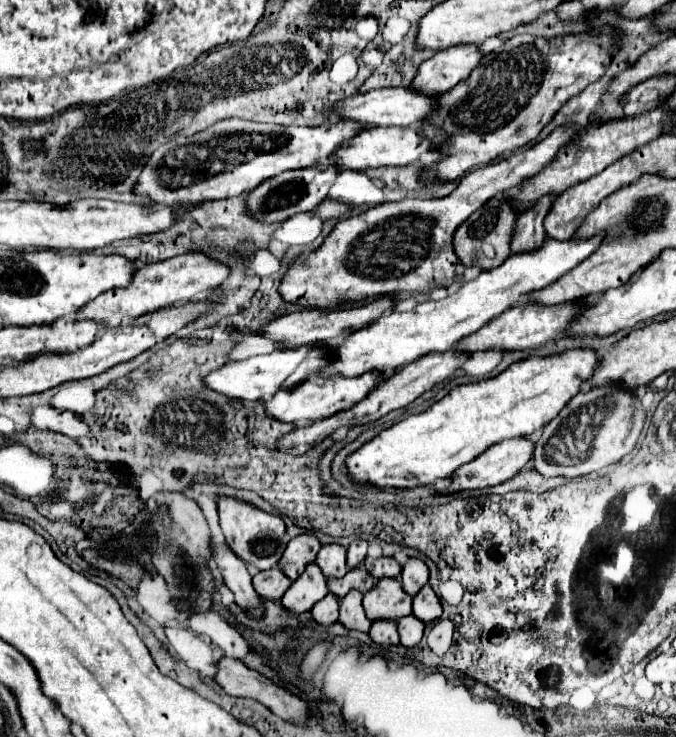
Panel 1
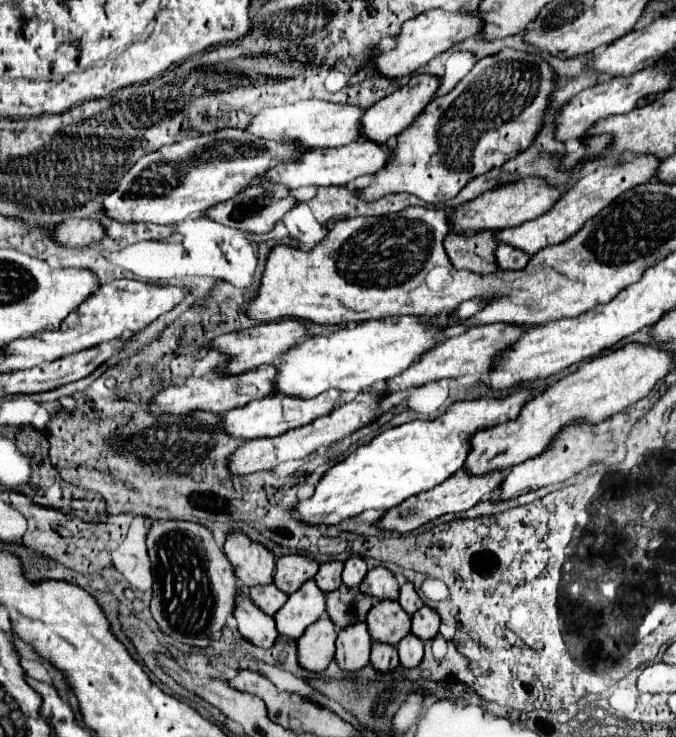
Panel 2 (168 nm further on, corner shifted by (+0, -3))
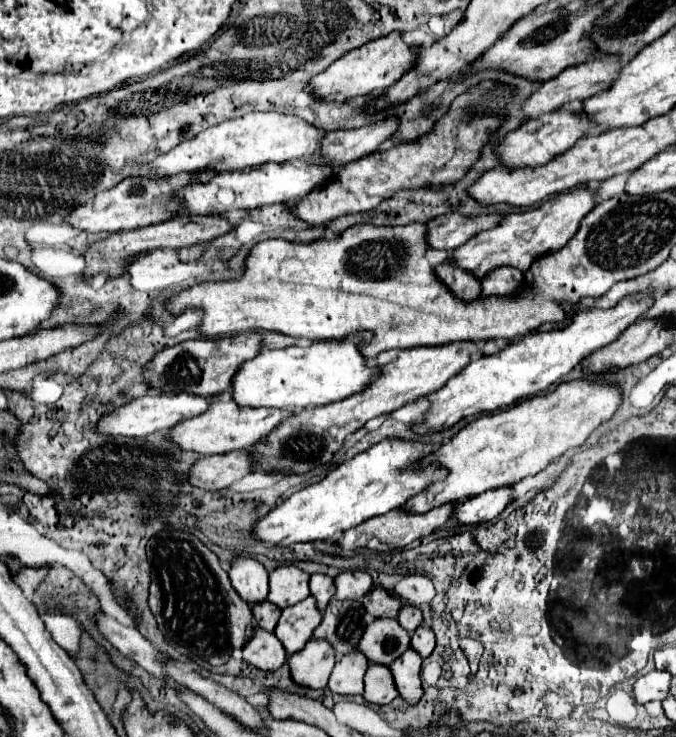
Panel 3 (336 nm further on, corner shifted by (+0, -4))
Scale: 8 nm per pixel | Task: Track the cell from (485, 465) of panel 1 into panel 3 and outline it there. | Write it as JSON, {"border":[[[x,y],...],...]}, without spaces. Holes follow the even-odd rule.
{"border":[[[455,504],[437,506],[437,508],[431,508],[429,512],[423,512],[423,514],[415,514],[415,512],[409,512],[409,510],[405,510],[405,508],[397,508],[397,510],[391,510],[391,512],[387,512],[387,514],[369,518],[367,522],[363,522],[363,524],[359,524],[359,526],[347,530],[347,532],[337,540],[337,544],[343,546],[345,550],[369,548],[369,550],[377,550],[377,552],[387,552],[387,550],[405,548],[405,546],[411,544],[413,540],[421,540],[421,538],[429,536],[433,530],[443,528],[443,524],[447,524],[447,520],[451,518],[453,512],[455,512]]]}

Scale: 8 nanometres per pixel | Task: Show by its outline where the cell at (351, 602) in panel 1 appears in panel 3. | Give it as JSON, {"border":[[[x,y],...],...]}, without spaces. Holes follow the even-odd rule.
{"border":[[[355,646],[351,652],[343,654],[339,662],[335,664],[329,678],[329,688],[343,696],[363,694],[363,676],[365,676],[367,666],[369,666],[369,660]]]}

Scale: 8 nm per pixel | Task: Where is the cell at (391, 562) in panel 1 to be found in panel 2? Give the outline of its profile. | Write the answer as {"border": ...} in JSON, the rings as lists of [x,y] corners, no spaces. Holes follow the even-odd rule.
{"border":[[[375,567],[367,573],[363,583],[359,585],[361,593],[367,593],[379,601],[397,601],[399,599],[399,583],[393,573],[385,567]]]}

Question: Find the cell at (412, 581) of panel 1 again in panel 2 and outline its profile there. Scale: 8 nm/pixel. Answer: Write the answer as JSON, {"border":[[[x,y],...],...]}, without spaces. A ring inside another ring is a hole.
{"border":[[[405,583],[401,587],[401,597],[399,597],[399,605],[403,607],[403,611],[407,611],[407,615],[413,615],[415,611],[419,611],[423,607],[423,601],[419,599],[415,587],[411,583]]]}

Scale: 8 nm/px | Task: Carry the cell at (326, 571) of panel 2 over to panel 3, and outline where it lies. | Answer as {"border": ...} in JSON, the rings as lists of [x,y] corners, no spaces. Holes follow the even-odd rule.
{"border":[[[313,574],[309,588],[311,588],[311,594],[317,600],[319,610],[323,610],[327,606],[327,602],[335,596],[335,580],[327,574]]]}

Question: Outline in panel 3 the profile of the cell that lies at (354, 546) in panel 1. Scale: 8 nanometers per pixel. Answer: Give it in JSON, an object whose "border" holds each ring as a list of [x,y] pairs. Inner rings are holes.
{"border":[[[347,570],[335,578],[339,600],[355,600],[373,588],[373,578],[365,570]]]}

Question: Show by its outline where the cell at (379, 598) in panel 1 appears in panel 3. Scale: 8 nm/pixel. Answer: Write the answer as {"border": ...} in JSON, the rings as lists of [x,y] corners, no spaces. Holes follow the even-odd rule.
{"border":[[[375,618],[367,624],[359,648],[369,662],[391,664],[409,648],[409,638],[397,618]]]}

